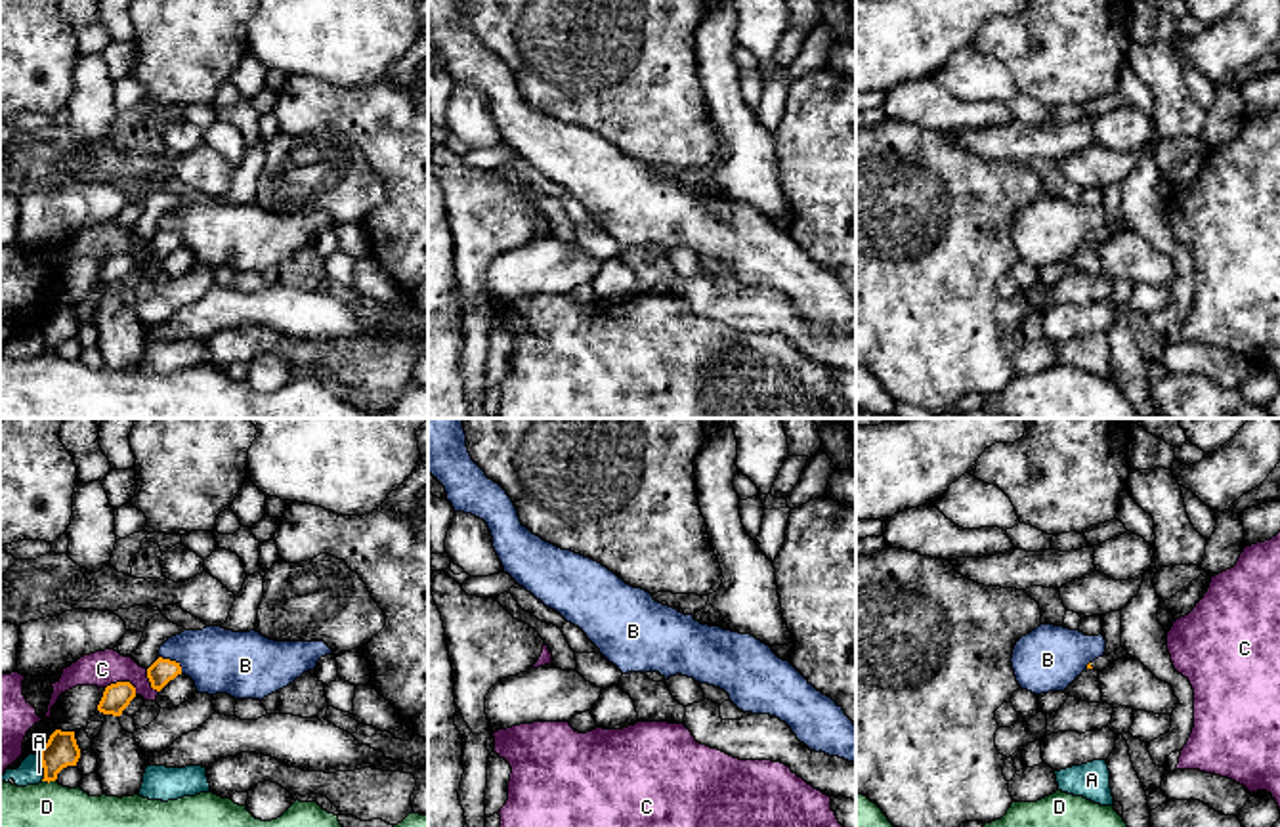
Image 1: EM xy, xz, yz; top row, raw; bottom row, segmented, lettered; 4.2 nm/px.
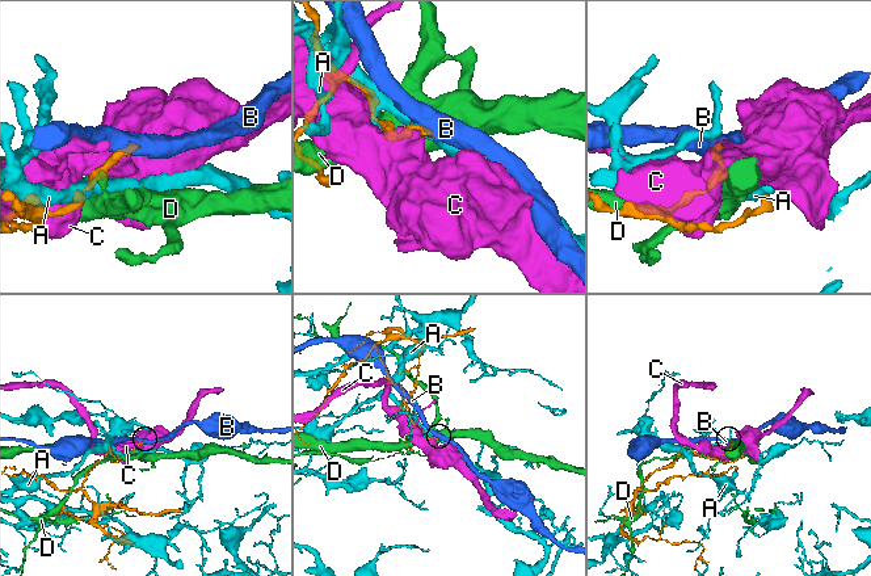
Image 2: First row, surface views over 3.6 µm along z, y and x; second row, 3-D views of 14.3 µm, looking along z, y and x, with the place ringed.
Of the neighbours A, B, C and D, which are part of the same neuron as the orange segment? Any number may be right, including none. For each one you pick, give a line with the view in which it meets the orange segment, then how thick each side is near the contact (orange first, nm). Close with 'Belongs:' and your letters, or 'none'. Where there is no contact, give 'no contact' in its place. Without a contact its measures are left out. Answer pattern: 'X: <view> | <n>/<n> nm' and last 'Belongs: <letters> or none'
Belongs: none

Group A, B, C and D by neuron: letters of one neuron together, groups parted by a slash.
A / B / C / D

